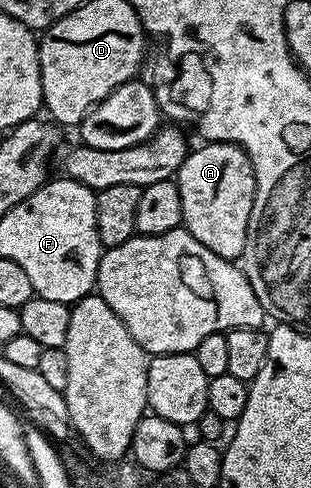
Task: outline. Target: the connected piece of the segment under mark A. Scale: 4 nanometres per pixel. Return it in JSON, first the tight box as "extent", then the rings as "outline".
{"extent":[176,141,254,260],"outline":[[[206,141],[187,154],[180,165],[176,182],[180,189],[182,226],[200,245],[212,249],[216,257],[241,260],[248,217],[254,200],[254,166],[246,150],[237,143]]]}

